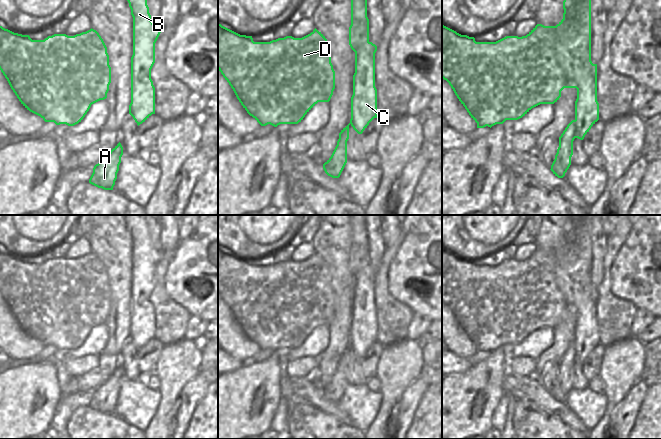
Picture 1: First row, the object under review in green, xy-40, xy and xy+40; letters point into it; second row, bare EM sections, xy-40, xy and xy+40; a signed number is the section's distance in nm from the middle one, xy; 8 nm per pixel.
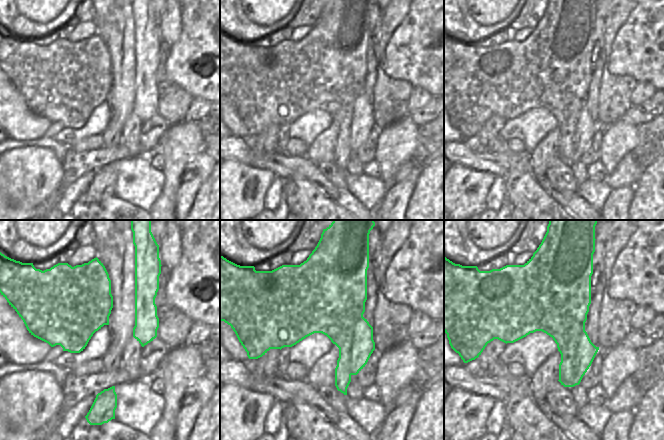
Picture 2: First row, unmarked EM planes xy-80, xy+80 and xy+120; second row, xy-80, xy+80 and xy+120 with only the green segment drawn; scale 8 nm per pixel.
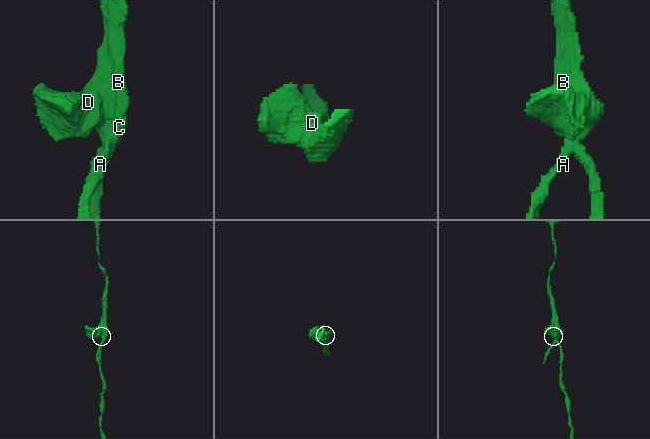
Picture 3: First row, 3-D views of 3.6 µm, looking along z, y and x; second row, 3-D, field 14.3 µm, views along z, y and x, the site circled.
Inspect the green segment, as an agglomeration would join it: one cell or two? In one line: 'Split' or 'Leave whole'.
Split

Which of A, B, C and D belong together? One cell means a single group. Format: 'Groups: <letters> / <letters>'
Groups: A D / B C

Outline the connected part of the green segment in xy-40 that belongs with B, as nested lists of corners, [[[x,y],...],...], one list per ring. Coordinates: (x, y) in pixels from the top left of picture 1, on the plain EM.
[[[125,215],[125,221],[133,241],[129,338],[139,350],[155,338],[155,311],[151,293],[155,287],[155,267],[161,252],[151,245],[145,215]]]

